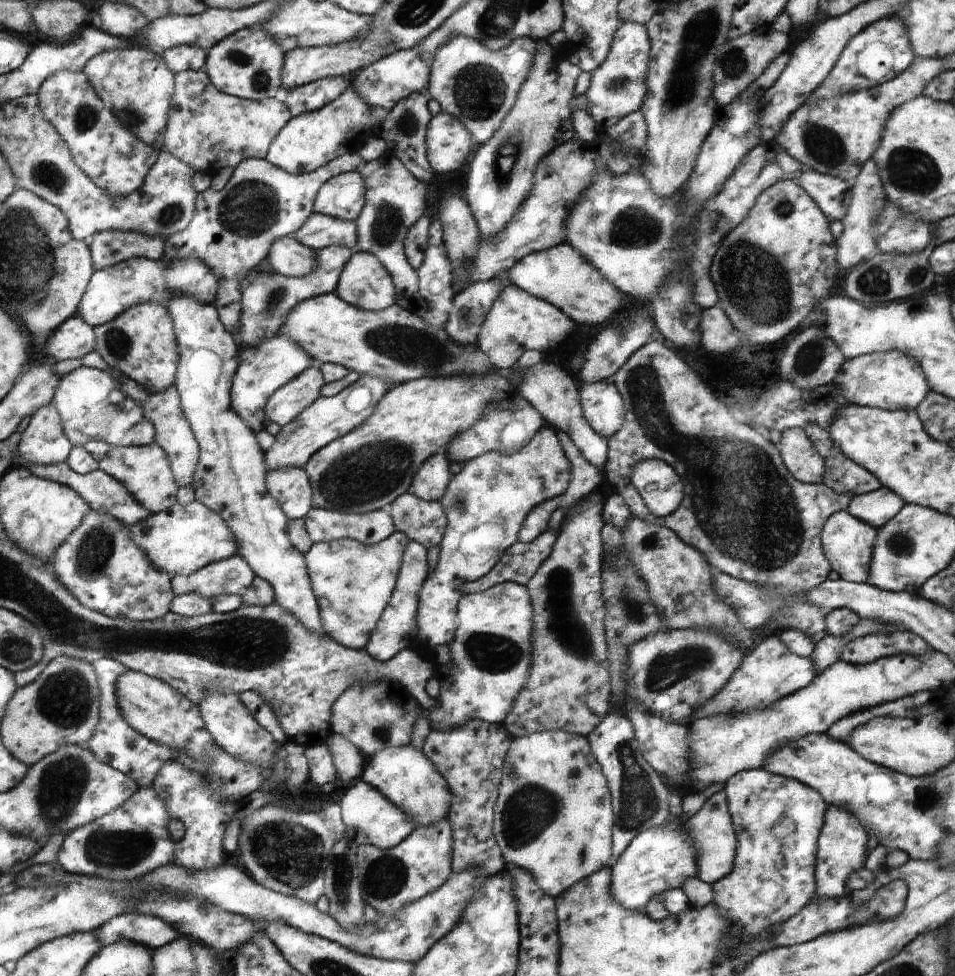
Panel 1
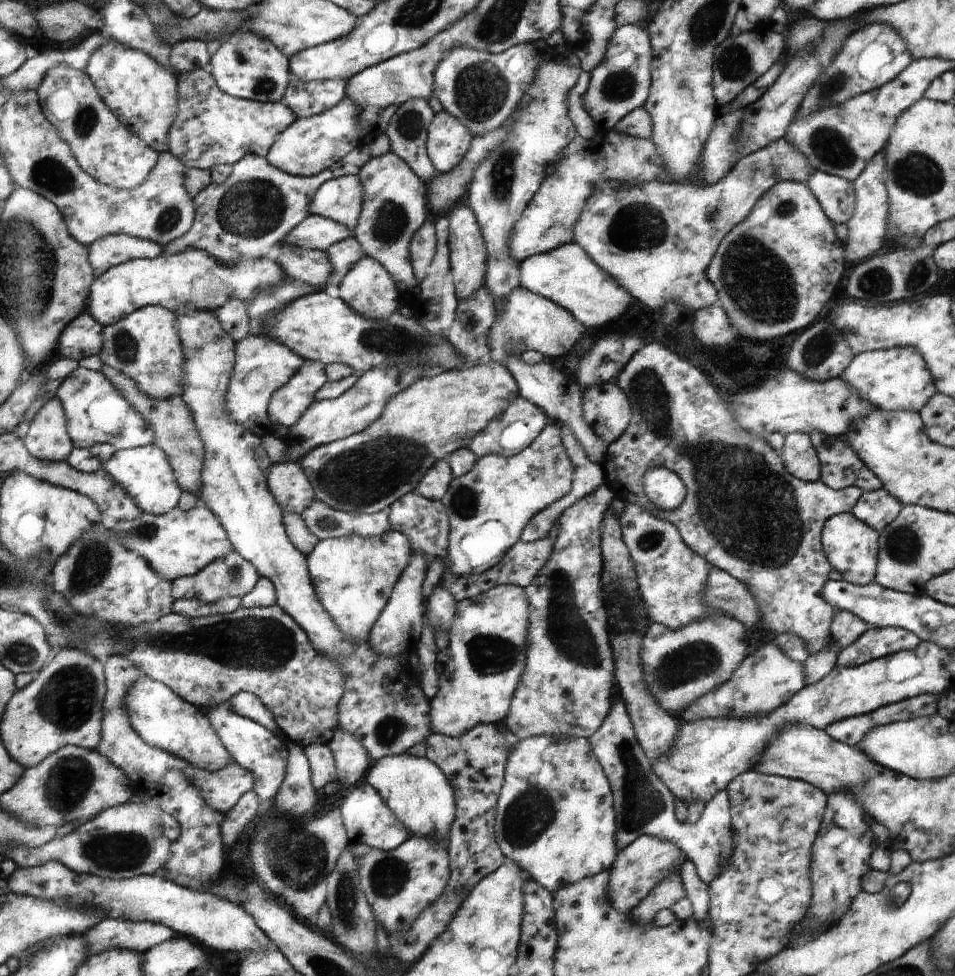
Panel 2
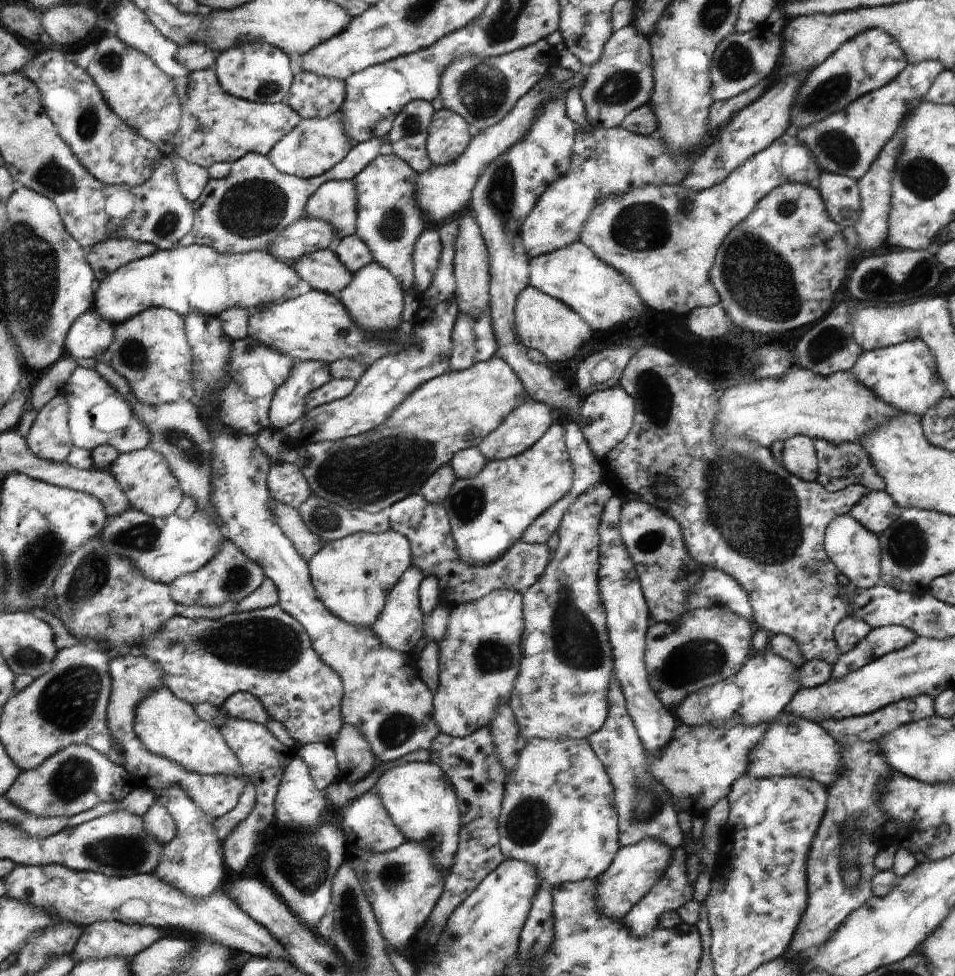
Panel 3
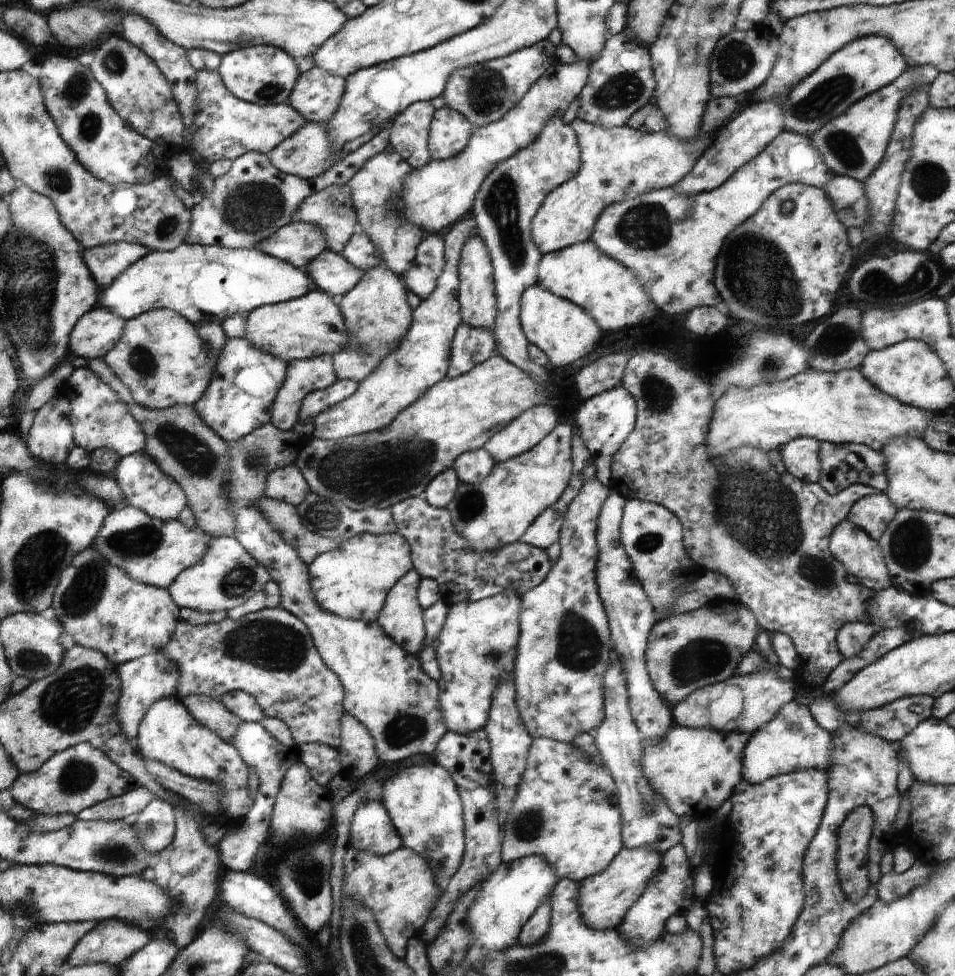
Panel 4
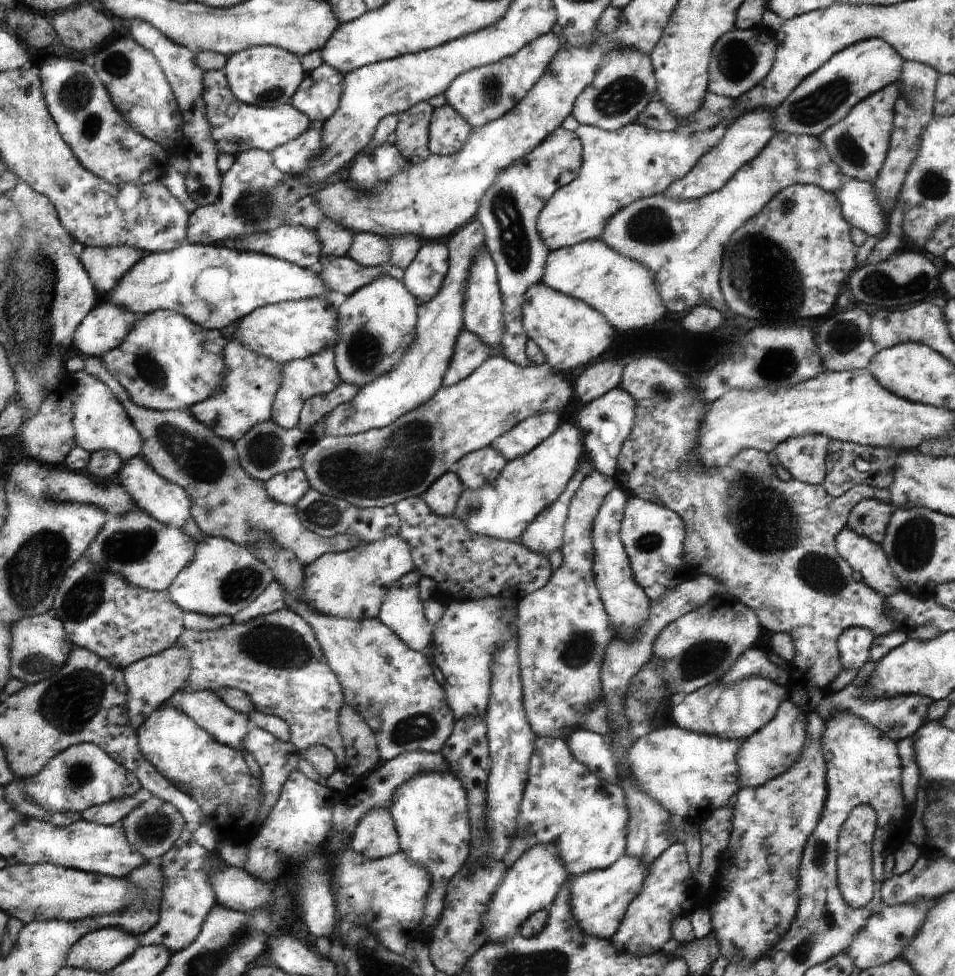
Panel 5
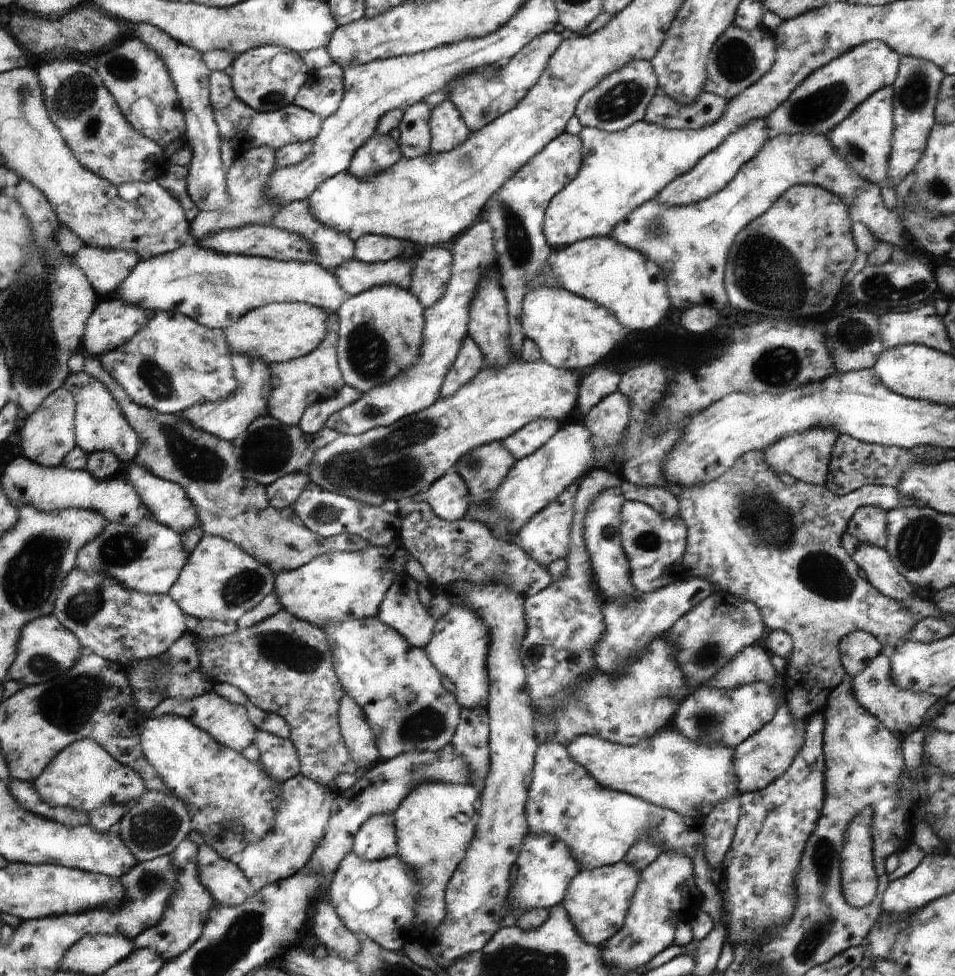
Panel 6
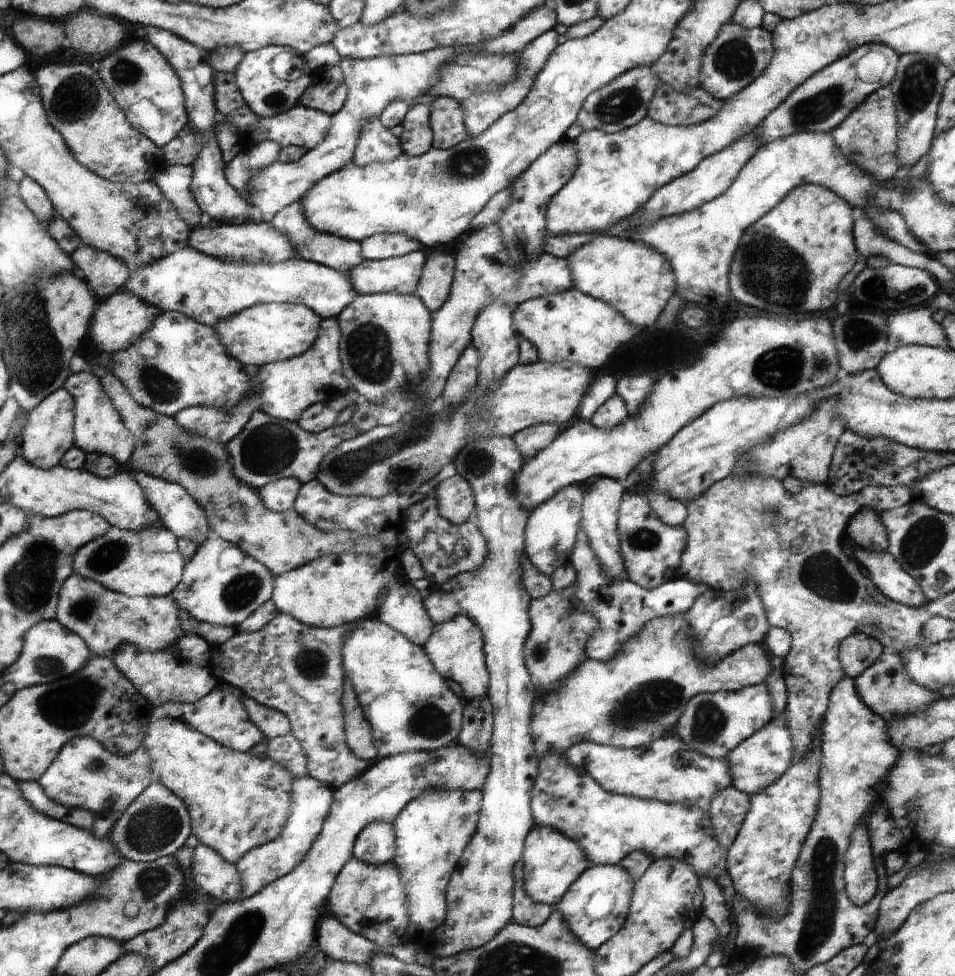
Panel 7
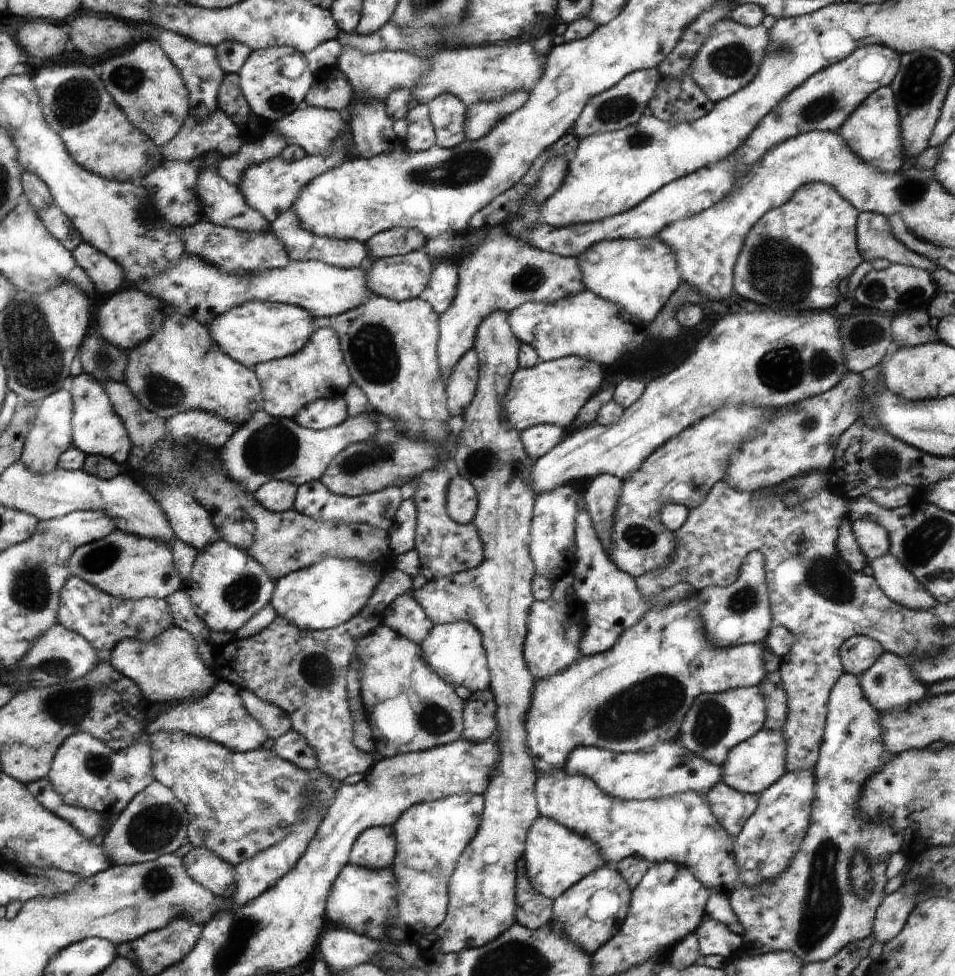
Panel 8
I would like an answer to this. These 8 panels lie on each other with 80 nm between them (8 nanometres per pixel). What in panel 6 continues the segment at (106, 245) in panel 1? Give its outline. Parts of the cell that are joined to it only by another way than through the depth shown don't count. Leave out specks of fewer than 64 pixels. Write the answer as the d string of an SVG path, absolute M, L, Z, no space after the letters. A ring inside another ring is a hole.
M88 246L77 251L73 259L97 289L98 296L104 298L128 278L140 260L135 252Z

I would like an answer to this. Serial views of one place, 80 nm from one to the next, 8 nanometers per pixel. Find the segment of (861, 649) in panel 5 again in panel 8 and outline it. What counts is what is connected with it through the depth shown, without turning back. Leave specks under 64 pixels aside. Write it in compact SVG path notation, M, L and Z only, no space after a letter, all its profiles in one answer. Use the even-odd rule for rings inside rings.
M854 635L841 647L844 672L860 677L884 654L882 645L866 635Z

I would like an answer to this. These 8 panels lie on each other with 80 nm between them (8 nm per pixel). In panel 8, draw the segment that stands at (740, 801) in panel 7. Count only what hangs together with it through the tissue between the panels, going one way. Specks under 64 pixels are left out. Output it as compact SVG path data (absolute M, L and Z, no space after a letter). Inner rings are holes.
M724 780L716 784L705 795L713 809L718 822L736 837L743 829L744 823L755 814L759 795L750 795L730 788Z

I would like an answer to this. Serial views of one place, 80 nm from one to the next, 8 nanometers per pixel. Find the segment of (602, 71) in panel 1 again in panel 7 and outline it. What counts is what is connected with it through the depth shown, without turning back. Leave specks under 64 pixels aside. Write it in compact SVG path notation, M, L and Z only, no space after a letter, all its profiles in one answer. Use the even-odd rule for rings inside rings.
M641 66L633 68L632 71L625 72L612 83L608 83L600 90L590 93L577 116L576 122L582 131L598 129L605 133L617 133L640 123L648 116L649 104L656 94L657 87L660 86L661 79L652 67Z

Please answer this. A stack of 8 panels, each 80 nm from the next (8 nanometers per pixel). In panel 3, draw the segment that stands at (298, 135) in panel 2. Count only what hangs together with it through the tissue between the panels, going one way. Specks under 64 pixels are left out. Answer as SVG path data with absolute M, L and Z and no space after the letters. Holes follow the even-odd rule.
M338 112L325 119L301 119L298 126L282 138L267 156L280 172L309 179L336 167L349 154L352 146L354 144L350 142L344 126L344 114Z

